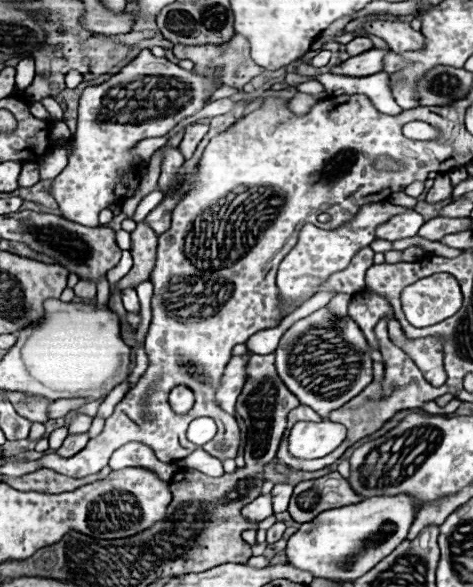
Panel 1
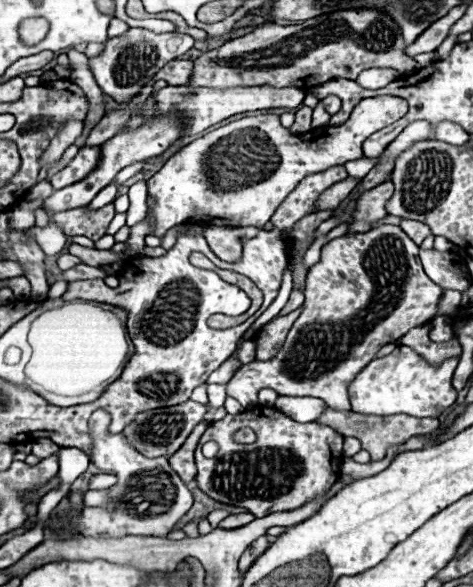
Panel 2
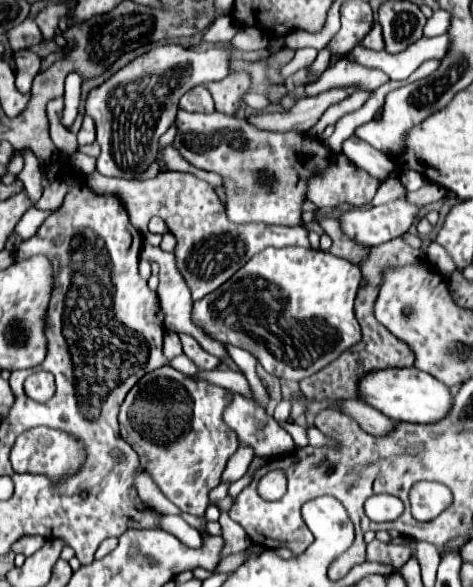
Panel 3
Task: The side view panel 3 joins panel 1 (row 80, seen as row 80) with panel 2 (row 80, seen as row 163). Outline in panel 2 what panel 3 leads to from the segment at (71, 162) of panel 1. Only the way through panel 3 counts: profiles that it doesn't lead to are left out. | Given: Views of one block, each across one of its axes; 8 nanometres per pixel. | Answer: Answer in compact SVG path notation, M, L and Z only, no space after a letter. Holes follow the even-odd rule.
M130 28L124 36L110 38L106 42L104 52L90 60L90 68L92 68L92 74L98 80L98 86L102 88L102 92L108 94L116 104L126 104L134 96L140 94L140 90L152 80L152 76L158 70L162 70L164 64L186 54L192 46L194 46L194 40L180 32L154 34L150 30Z

